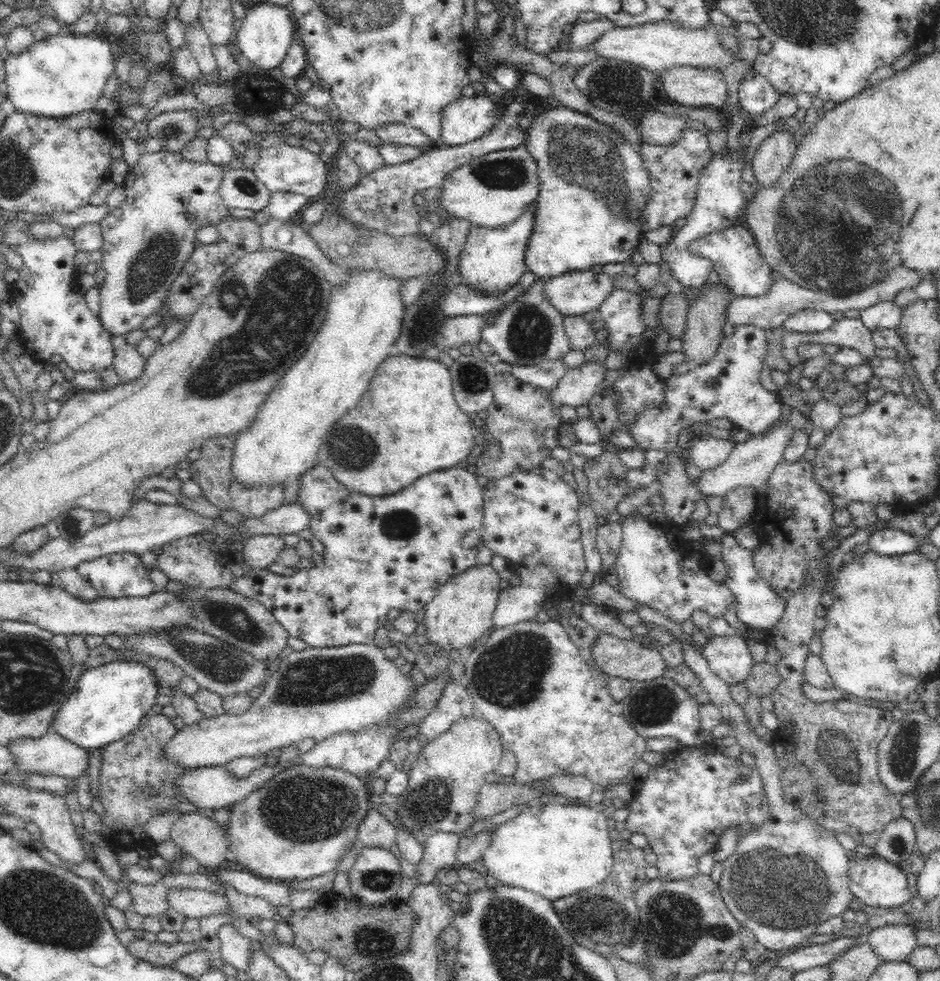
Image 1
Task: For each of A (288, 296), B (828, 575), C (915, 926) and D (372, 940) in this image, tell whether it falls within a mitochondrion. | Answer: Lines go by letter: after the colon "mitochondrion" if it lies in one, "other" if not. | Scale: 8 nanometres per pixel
A: mitochondrion
B: other
C: other
D: mitochondrion

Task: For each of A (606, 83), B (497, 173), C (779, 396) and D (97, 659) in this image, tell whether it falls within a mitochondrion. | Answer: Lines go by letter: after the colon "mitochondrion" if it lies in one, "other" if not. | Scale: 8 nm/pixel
A: mitochondrion
B: mitochondrion
C: other
D: other

